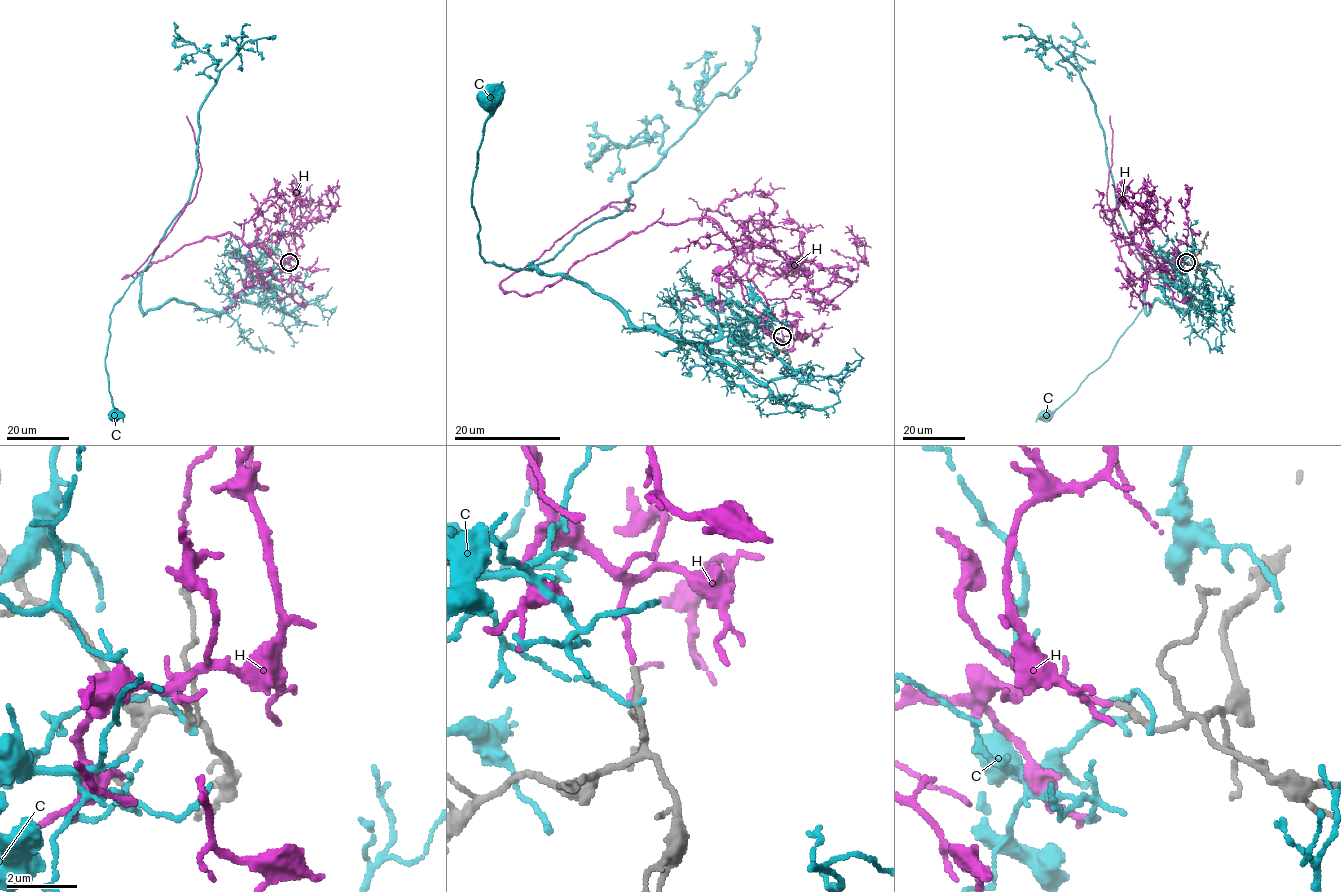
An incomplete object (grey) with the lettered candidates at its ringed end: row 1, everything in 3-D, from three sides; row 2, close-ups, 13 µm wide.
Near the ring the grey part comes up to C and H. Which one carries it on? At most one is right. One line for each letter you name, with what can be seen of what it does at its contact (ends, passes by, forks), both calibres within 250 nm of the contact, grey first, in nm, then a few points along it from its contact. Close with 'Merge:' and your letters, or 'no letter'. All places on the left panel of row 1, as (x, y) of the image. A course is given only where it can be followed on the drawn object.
H: It ends there. Thickness 180 nm (grey) against 140 nm. Its course: (289, 262), (222, 233), (122, 278), (195, 196), (200, 162), (186, 116)
Merge: H

